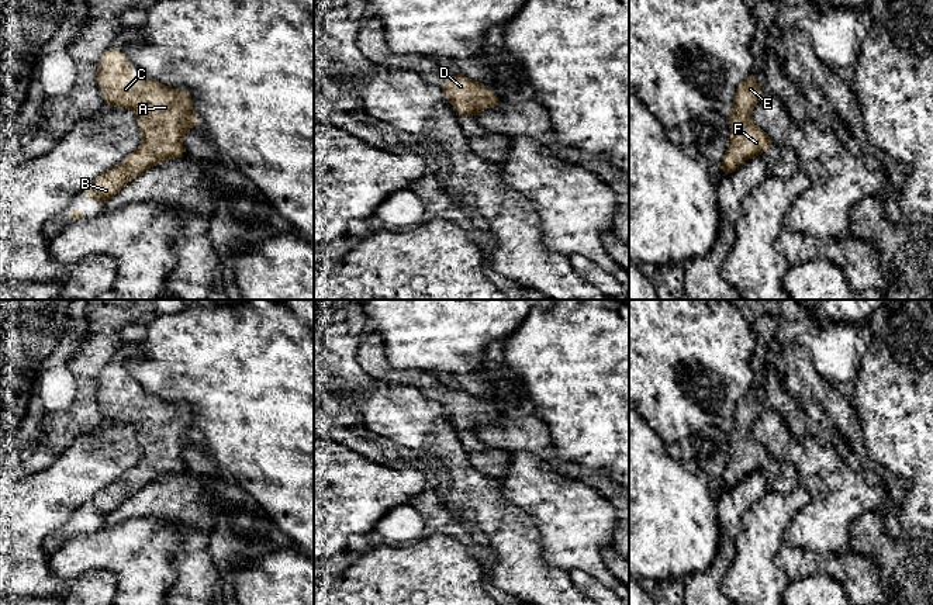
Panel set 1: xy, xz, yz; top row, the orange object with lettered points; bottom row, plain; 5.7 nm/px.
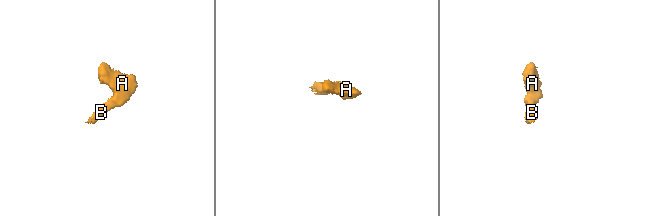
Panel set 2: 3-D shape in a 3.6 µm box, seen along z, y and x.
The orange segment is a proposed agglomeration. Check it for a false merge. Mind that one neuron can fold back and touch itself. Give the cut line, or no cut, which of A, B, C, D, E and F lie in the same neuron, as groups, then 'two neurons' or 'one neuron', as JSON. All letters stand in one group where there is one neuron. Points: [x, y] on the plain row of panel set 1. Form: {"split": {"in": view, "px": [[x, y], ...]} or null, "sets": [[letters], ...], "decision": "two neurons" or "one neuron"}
{"split": null, "sets": [["A", "B", "C", "D", "E", "F"]], "decision": "one neuron"}

